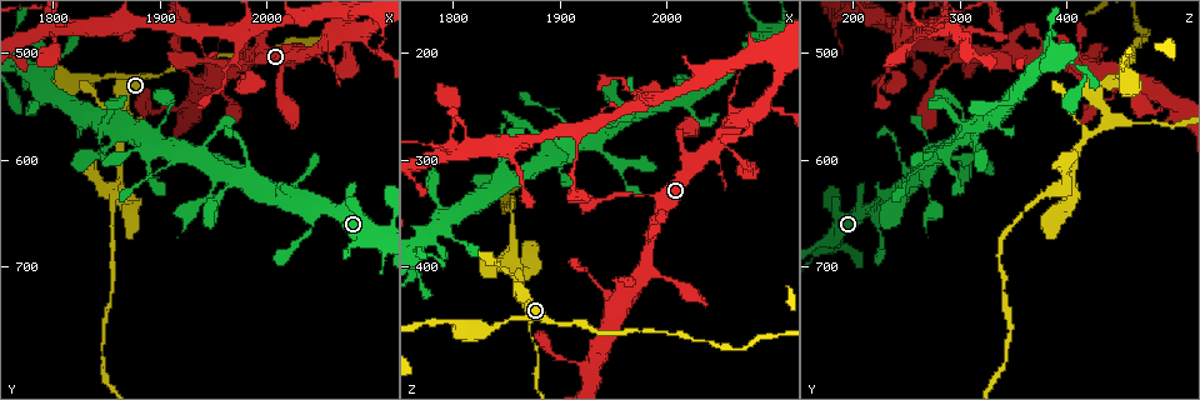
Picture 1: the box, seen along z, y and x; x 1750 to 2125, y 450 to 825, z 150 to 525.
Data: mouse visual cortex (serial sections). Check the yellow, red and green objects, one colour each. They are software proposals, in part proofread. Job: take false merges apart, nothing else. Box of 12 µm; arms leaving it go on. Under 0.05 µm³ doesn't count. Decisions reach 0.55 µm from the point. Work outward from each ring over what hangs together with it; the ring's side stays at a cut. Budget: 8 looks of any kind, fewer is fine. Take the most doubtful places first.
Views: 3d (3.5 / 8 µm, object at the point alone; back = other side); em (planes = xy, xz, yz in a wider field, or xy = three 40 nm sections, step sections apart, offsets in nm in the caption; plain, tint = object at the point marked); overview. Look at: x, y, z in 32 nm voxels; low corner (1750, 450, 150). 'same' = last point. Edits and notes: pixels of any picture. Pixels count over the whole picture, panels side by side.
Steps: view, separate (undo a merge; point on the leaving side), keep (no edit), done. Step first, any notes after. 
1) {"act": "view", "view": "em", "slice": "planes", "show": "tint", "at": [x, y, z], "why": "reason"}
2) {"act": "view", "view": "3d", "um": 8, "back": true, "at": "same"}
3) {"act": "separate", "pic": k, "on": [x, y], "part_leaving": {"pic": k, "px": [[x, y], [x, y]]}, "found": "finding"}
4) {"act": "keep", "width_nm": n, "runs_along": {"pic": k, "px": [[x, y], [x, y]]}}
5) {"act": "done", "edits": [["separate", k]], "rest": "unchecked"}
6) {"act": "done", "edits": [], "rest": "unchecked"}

{"act": "view", "view": "3d", "um": 8, "at": [1872, 562, 438], "why": "three-way junction"}

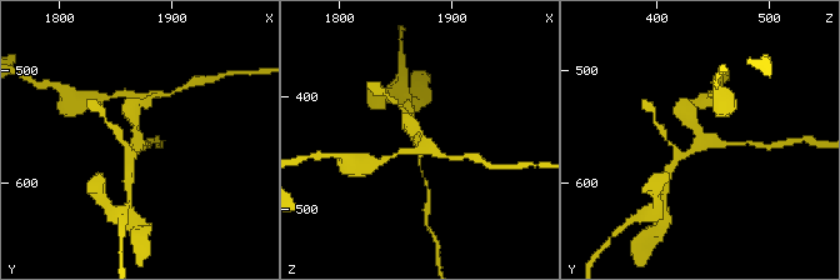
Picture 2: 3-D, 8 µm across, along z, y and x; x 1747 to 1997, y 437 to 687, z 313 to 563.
{"act": "view", "view": "3d", "um": 3.5, "at": [1872, 562, 442], "why": "zoom in"}

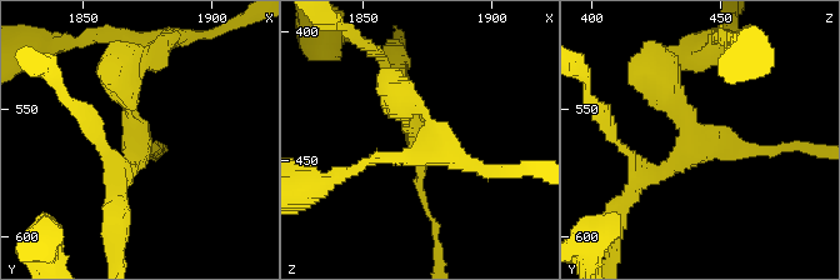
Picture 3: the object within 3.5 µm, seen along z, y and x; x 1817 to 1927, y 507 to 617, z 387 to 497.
{"act": "view", "view": "em", "slice": "planes", "show": "tint", "at": [1870, 562, 440], "arms": 3, "arm_widths_nm": [200, 200, 350], "why": "need the tissue"}

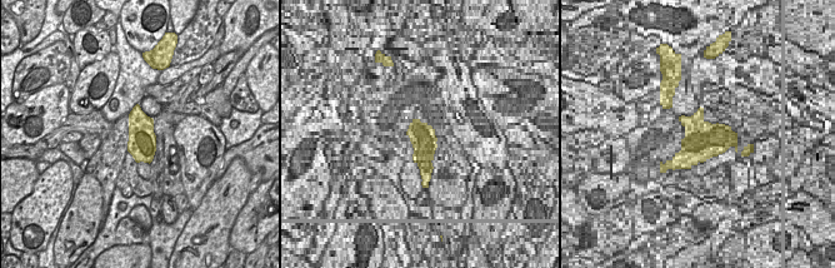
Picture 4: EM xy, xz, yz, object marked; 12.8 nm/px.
{"act": "separate", "pic": 3, "on": [695, 149], "part_leaving": {"pic": 3, "px": [[683, 108], [693, 146], [635, 185]]}, "found": "a second cell is stuck on"}

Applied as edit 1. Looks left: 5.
{"act": "view", "view": "overview"}

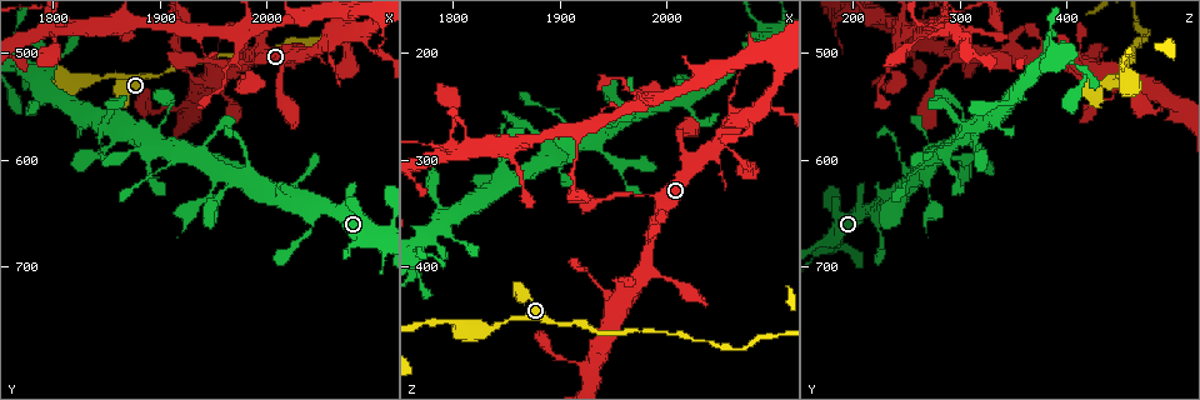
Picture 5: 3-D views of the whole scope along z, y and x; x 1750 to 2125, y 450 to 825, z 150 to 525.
{"act": "view", "view": "em", "slice": "xy", "step": 2, "show": "tint", "at": [1804, 478, 294], "why": "narrows sharply"}

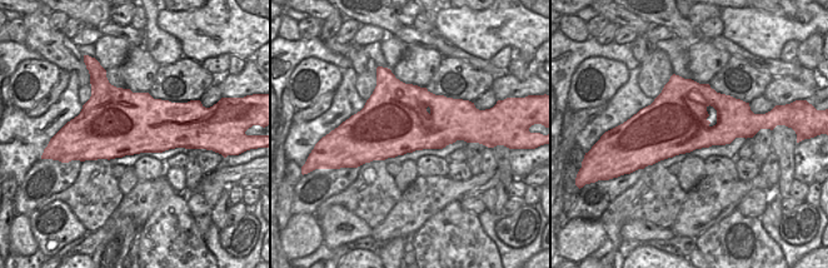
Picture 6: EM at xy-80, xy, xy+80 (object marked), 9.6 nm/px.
{"act": "view", "view": "3d", "um": 3.5, "at": "same"}

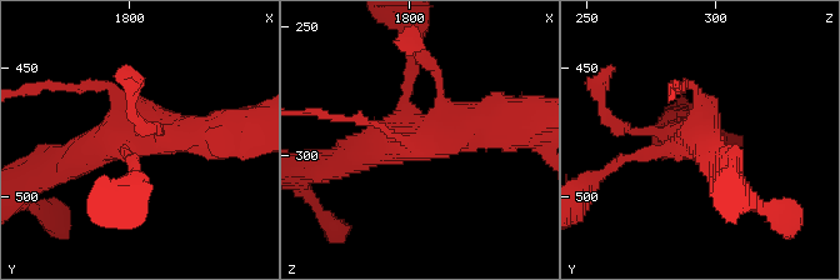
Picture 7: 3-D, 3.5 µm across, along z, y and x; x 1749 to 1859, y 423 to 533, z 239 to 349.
{"act": "keep", "runs_along": {"pic": 7, "px": [[498, 118], [341, 163]]}, "found": "all the same cell"}

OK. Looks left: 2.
{"act": "view", "view": "3d", "um": 8, "at": [1968, 508, 236], "why": "branch point"}

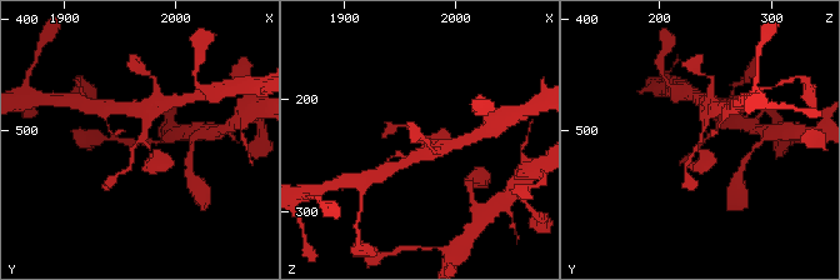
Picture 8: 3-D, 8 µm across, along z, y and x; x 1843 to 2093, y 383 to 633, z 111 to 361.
{"act": "view", "view": "3d", "um": 3.5, "at": [1970, 508, 238]}

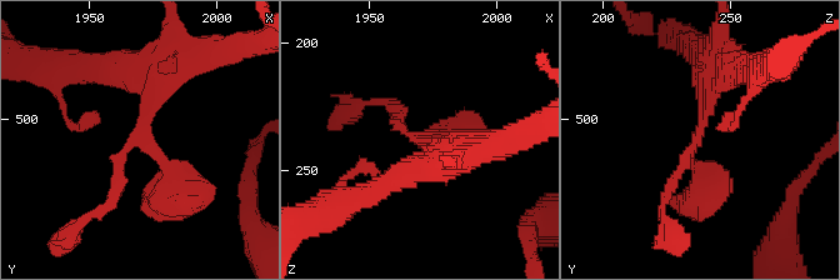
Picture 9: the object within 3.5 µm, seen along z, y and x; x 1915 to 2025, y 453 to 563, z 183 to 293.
{"act": "keep", "runs_along": {"pic": 9, "px": [[154, 66], [139, 139], [185, 200]]}, "found": "continuous, no second cell"}

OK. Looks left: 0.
{"act": "done", "edits": [["separate", 3]], "rest": "unchecked"}

